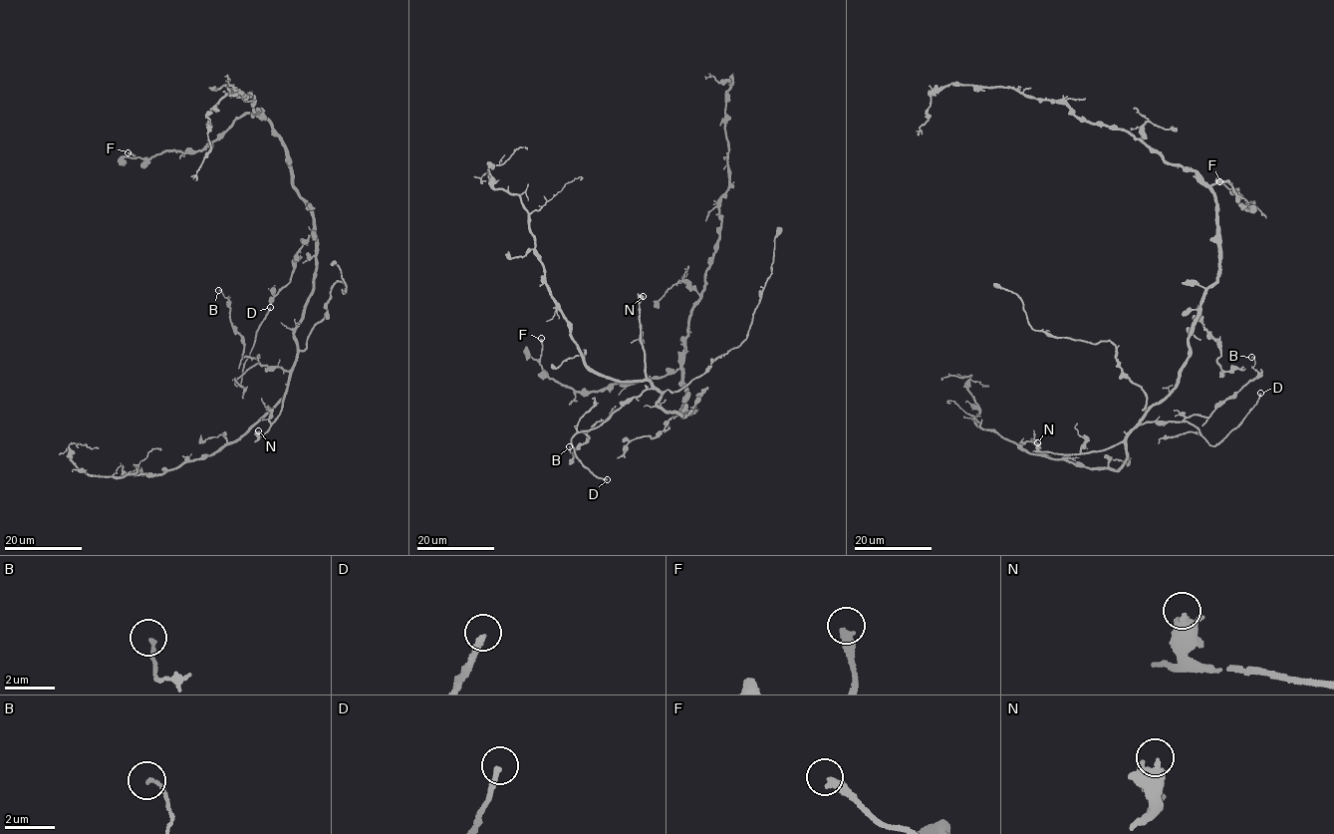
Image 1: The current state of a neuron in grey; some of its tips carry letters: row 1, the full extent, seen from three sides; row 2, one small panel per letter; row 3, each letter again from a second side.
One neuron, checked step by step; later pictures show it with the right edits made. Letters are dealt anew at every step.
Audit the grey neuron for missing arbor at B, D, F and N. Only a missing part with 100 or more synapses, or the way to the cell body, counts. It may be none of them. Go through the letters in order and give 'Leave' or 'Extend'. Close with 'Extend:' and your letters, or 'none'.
B: Leave
D: Extend
F: Leave
N: Leave
Extend: D

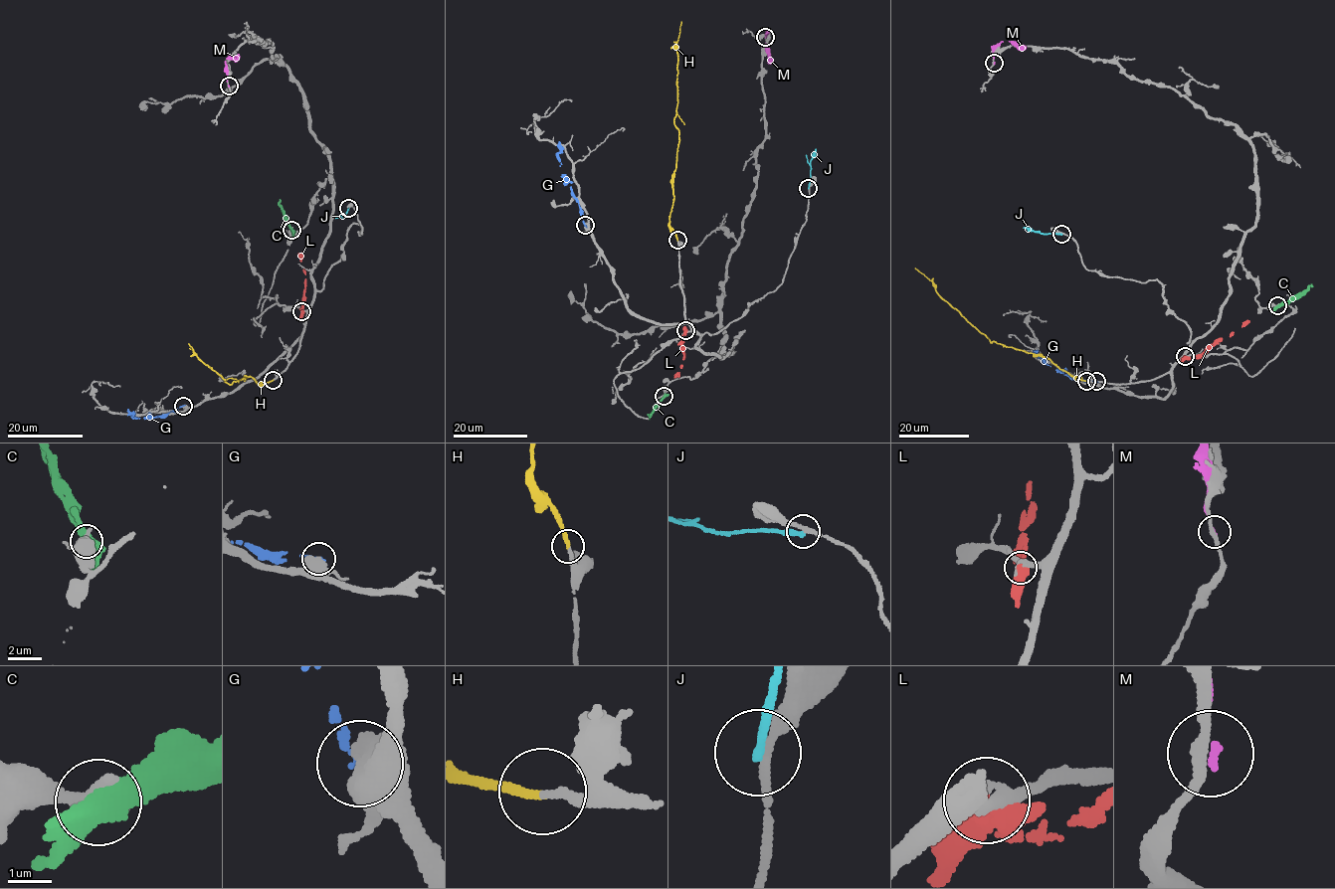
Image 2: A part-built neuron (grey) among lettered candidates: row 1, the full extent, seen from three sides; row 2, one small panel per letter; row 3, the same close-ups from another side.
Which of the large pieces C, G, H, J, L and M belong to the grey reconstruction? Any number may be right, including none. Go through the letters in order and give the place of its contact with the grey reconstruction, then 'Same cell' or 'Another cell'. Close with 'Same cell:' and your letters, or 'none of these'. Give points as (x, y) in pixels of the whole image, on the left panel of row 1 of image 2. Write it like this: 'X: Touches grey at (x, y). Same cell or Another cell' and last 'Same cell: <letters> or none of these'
C: Touches grey at (291, 230). Another cell
G: Touches grey at (183, 406). Another cell
H: Touches grey at (273, 380). Same cell
J: Touches grey at (348, 208). Another cell
L: Touches grey at (301, 311). Another cell
M: Touches grey at (229, 86). Another cell
Same cell: H

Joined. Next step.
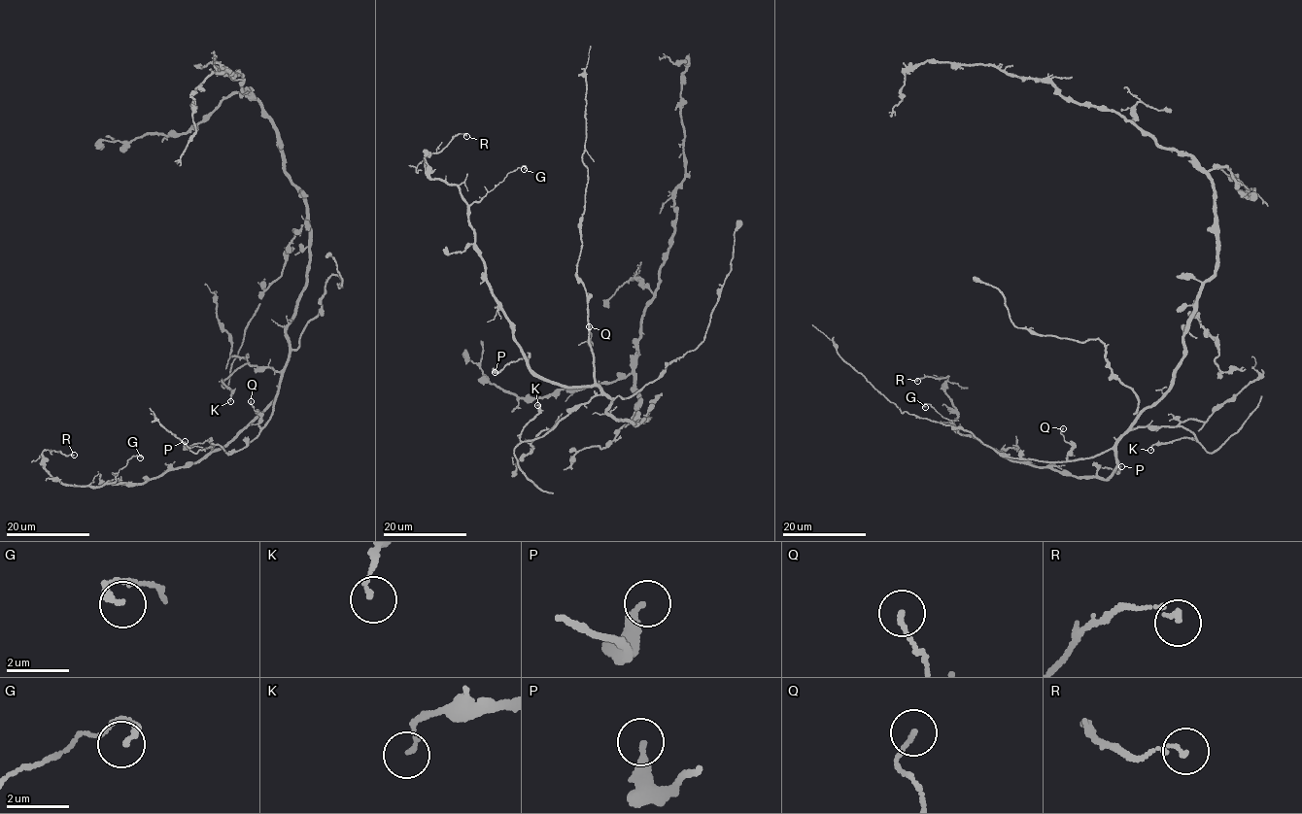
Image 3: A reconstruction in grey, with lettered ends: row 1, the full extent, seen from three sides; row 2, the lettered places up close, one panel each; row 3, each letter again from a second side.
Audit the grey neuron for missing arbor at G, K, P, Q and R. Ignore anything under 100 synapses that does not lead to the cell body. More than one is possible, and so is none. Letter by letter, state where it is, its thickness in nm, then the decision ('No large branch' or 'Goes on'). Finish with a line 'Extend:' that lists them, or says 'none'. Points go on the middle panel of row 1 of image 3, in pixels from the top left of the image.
G: Place: (524, 169). Thickness 190 nm. No large branch
K: Place: (537, 405). Thickness 120 nm. No large branch
P: Place: (495, 372). Thickness 260 nm. No large branch
Q: Place: (589, 326). Thickness 130 nm. No large branch
R: Place: (466, 136). Thickness 150 nm. No large branch
Extend: none

